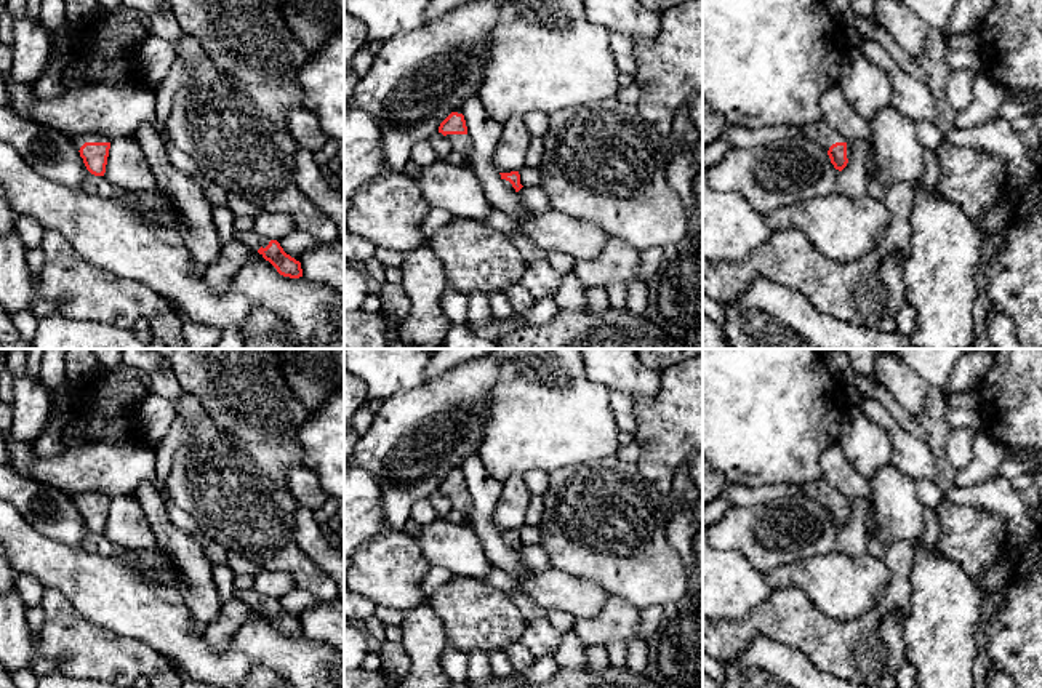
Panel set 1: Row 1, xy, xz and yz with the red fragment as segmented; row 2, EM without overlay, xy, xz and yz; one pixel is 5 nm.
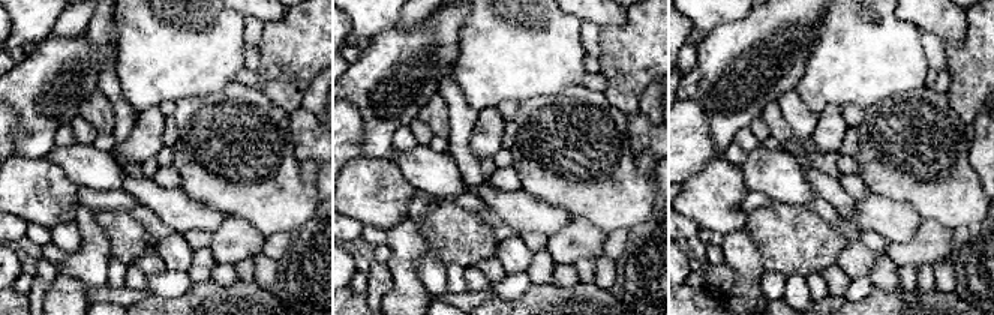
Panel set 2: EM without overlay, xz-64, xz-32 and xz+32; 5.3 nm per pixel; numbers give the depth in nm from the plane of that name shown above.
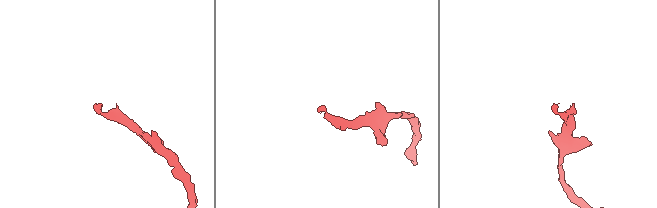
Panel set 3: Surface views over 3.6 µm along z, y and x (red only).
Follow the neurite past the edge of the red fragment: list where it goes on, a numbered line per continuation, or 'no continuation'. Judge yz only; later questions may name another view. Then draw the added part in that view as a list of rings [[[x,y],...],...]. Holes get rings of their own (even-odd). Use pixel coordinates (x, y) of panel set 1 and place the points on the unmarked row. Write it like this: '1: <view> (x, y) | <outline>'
1: yz (821, 492) | [[[818,480],[807,485],[797,485],[800,493],[807,498],[812,498],[813,501],[820,502],[826,510],[829,506],[836,501],[845,501],[847,502],[847,517],[852,515],[852,499],[844,496],[840,491],[837,491],[832,485],[829,485],[826,480]]]

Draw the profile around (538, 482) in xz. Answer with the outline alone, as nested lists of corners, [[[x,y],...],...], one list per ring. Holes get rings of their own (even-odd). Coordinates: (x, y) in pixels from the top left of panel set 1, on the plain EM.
[[[530,470],[522,475],[533,496],[543,496],[551,490],[552,477],[541,470]]]

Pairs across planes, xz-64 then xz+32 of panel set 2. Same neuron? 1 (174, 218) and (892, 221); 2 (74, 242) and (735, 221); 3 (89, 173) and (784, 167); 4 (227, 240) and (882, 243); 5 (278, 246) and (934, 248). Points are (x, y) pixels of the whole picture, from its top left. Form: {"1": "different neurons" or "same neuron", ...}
{"1": "same neuron", "2": "different neurons", "3": "same neuron", "4": "different neurons", "5": "different neurons"}

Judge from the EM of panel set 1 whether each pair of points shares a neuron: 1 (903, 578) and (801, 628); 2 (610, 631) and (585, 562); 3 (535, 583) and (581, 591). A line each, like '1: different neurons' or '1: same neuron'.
1: same neuron
2: different neurons
3: same neuron

